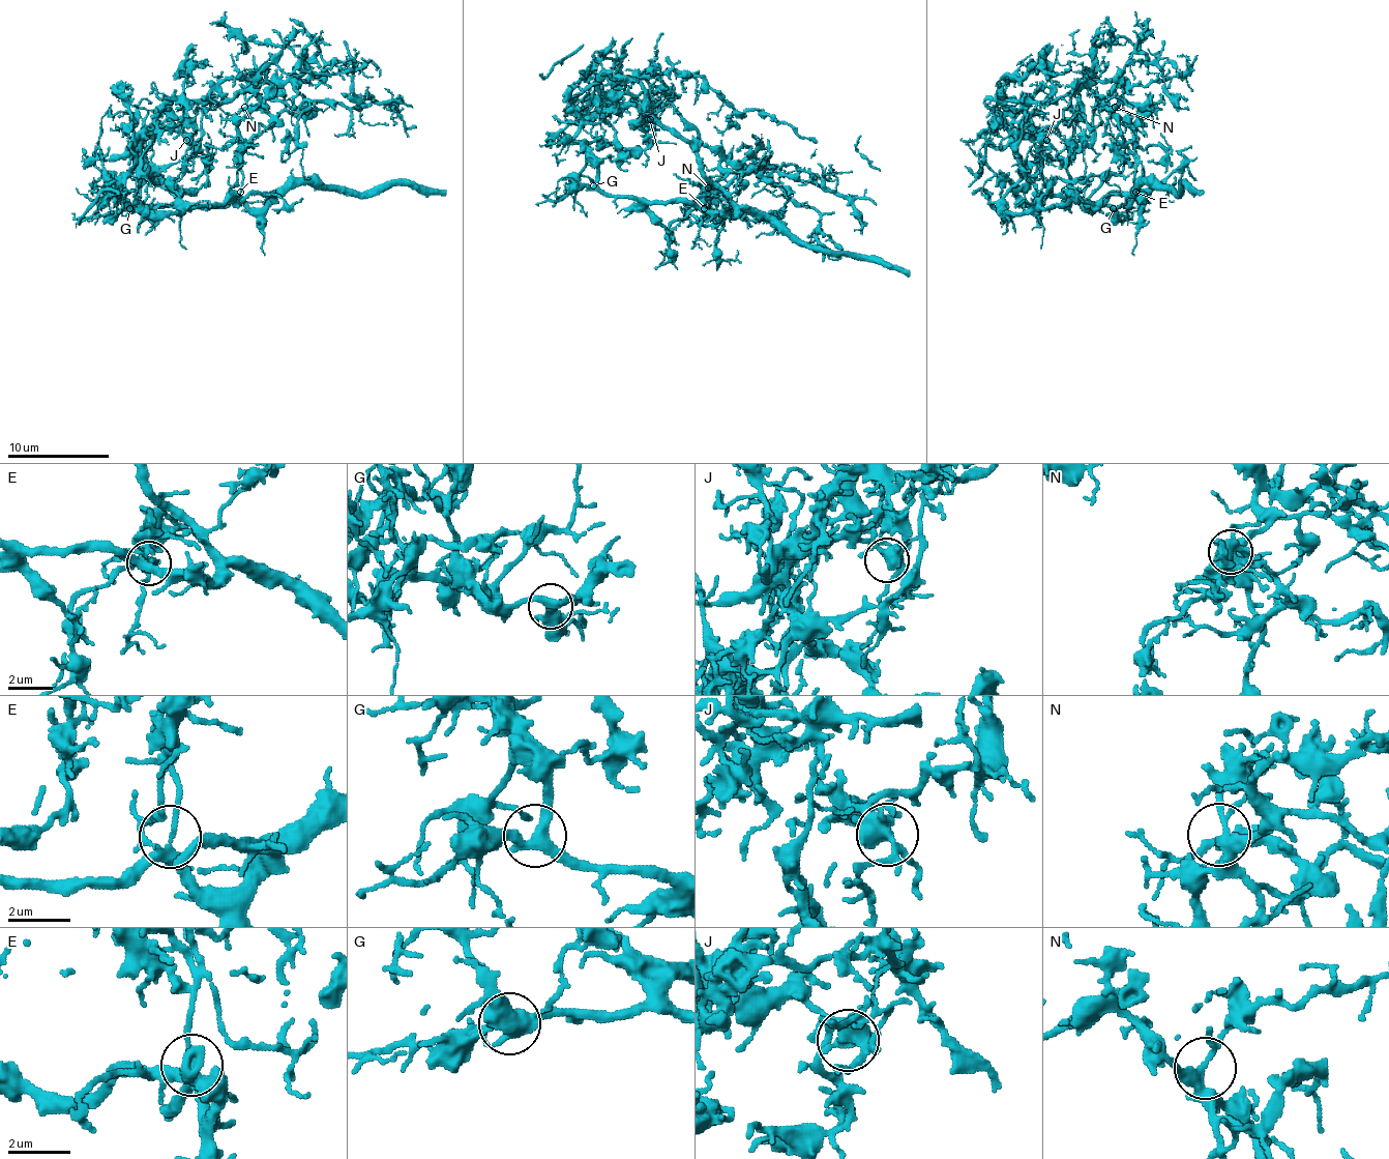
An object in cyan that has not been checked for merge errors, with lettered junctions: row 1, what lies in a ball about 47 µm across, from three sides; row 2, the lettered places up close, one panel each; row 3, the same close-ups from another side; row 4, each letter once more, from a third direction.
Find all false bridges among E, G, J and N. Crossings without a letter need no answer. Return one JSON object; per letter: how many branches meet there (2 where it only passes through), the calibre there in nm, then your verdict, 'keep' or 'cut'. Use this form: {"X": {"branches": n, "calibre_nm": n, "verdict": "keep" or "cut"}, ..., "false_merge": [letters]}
{"E": {"branches": 3, "calibre_nm": 260, "verdict": "cut"}, "G": {"branches": 3, "calibre_nm": 320, "verdict": "keep"}, "J": {"branches": 7, "calibre_nm": 420, "verdict": "keep"}, "N": {"branches": 4, "calibre_nm": 320, "verdict": "keep"}, "false_merge": ["E"]}

